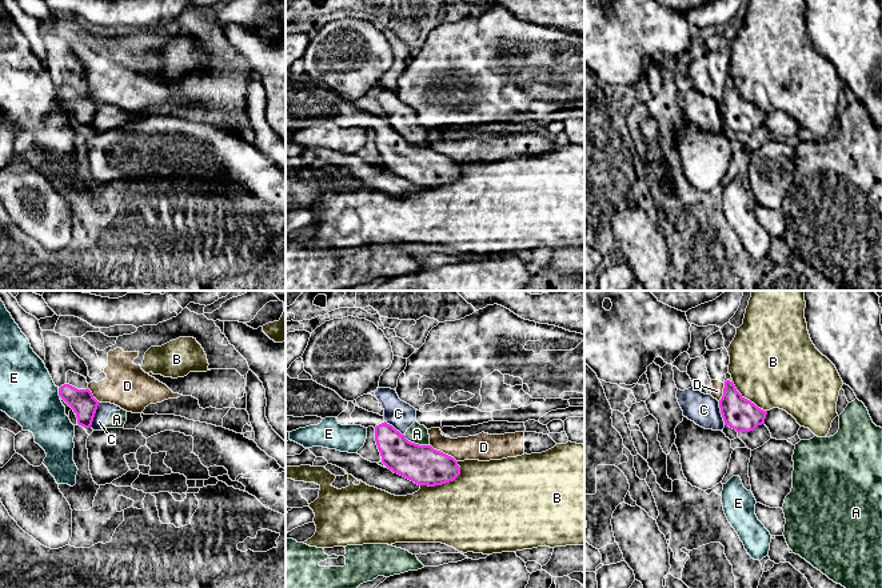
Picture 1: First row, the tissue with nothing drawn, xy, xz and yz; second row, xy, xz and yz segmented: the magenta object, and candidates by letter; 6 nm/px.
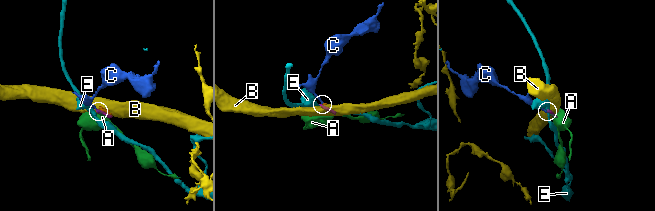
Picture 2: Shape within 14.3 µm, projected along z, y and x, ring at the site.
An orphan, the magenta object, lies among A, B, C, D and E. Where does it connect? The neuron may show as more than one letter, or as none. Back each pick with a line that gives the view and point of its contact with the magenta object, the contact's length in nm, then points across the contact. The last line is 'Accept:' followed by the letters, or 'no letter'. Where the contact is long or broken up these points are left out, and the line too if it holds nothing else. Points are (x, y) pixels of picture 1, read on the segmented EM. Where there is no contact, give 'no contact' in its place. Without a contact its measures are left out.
Accept: no letter

